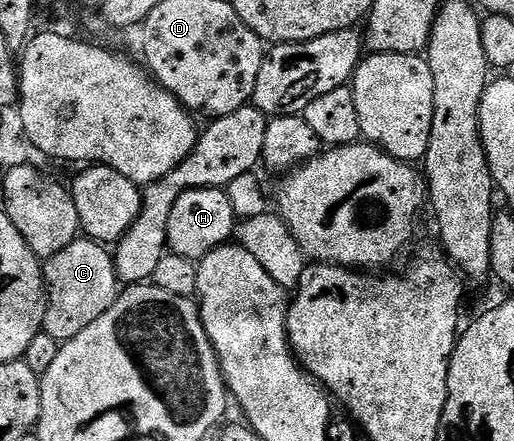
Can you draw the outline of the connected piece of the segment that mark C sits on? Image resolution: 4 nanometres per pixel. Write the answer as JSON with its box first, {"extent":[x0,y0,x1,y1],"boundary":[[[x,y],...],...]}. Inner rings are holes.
{"extent":[42,236,121,344],"boundary":[[[79,236],[61,252],[42,263],[43,280],[47,288],[47,311],[42,331],[53,336],[60,344],[73,340],[85,332],[97,316],[105,316],[119,298],[121,283],[115,270],[112,251],[104,243]]]}

